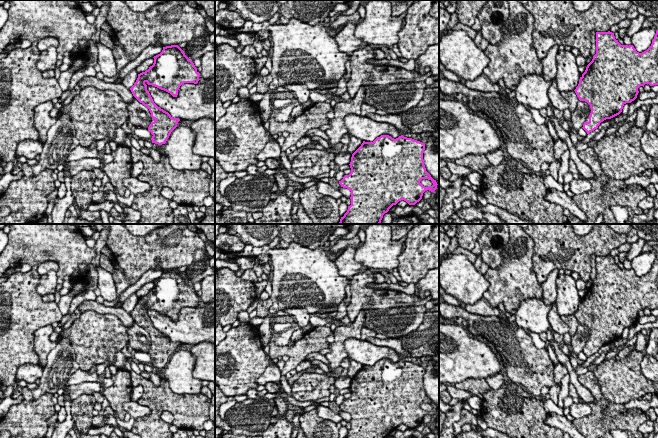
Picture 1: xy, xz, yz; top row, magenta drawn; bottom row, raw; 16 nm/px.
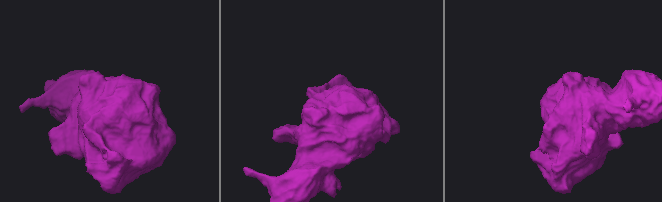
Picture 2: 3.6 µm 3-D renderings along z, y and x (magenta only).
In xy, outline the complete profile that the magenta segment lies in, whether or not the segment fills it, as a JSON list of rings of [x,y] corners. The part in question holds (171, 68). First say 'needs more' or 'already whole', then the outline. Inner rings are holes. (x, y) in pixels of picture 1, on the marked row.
already whole | [[[178,45],[163,47],[162,52],[153,58],[153,65],[145,72],[138,74],[130,90],[139,102],[149,109],[154,120],[148,127],[153,135],[152,143],[162,145],[166,143],[180,119],[173,118],[168,112],[158,107],[147,90],[147,86],[155,86],[177,97],[182,84],[198,83],[200,73]]]

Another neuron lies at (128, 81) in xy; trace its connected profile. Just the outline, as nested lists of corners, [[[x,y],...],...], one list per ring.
[[[136,69],[132,70],[130,73],[128,73],[123,80],[121,81],[121,83],[127,88],[130,89],[134,83],[136,82],[138,78],[138,73],[136,71]]]

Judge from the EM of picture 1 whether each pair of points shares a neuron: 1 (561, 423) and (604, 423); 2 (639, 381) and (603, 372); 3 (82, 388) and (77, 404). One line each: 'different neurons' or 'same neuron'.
1: different neurons
2: same neuron
3: different neurons

